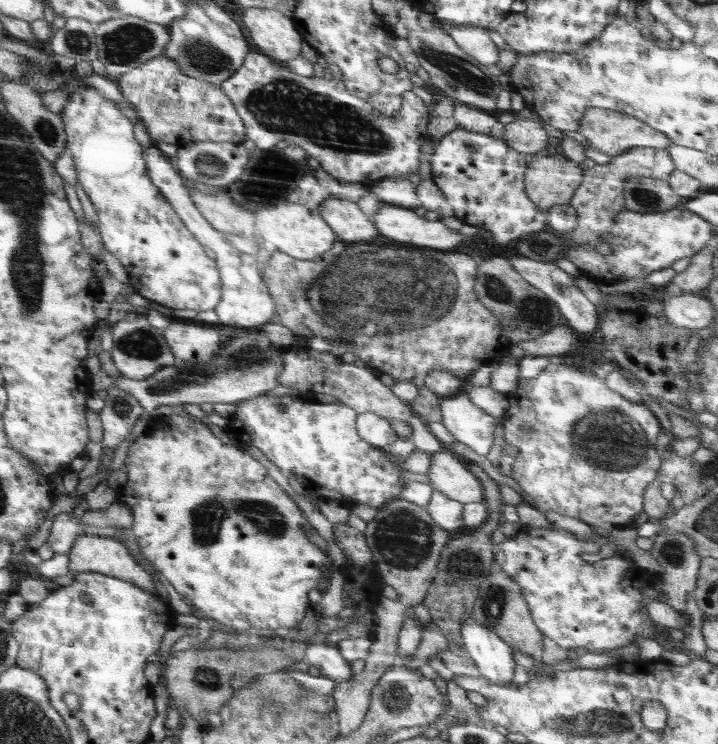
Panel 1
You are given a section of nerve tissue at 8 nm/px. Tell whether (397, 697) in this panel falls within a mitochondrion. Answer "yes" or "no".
yes

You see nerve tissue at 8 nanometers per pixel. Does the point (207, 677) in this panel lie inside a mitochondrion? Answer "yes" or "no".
yes

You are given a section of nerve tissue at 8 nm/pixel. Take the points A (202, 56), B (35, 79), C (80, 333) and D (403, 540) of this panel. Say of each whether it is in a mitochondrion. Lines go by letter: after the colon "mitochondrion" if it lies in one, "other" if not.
A: mitochondrion
B: other
C: other
D: mitochondrion

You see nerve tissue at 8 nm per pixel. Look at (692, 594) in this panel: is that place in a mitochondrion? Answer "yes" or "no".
no

